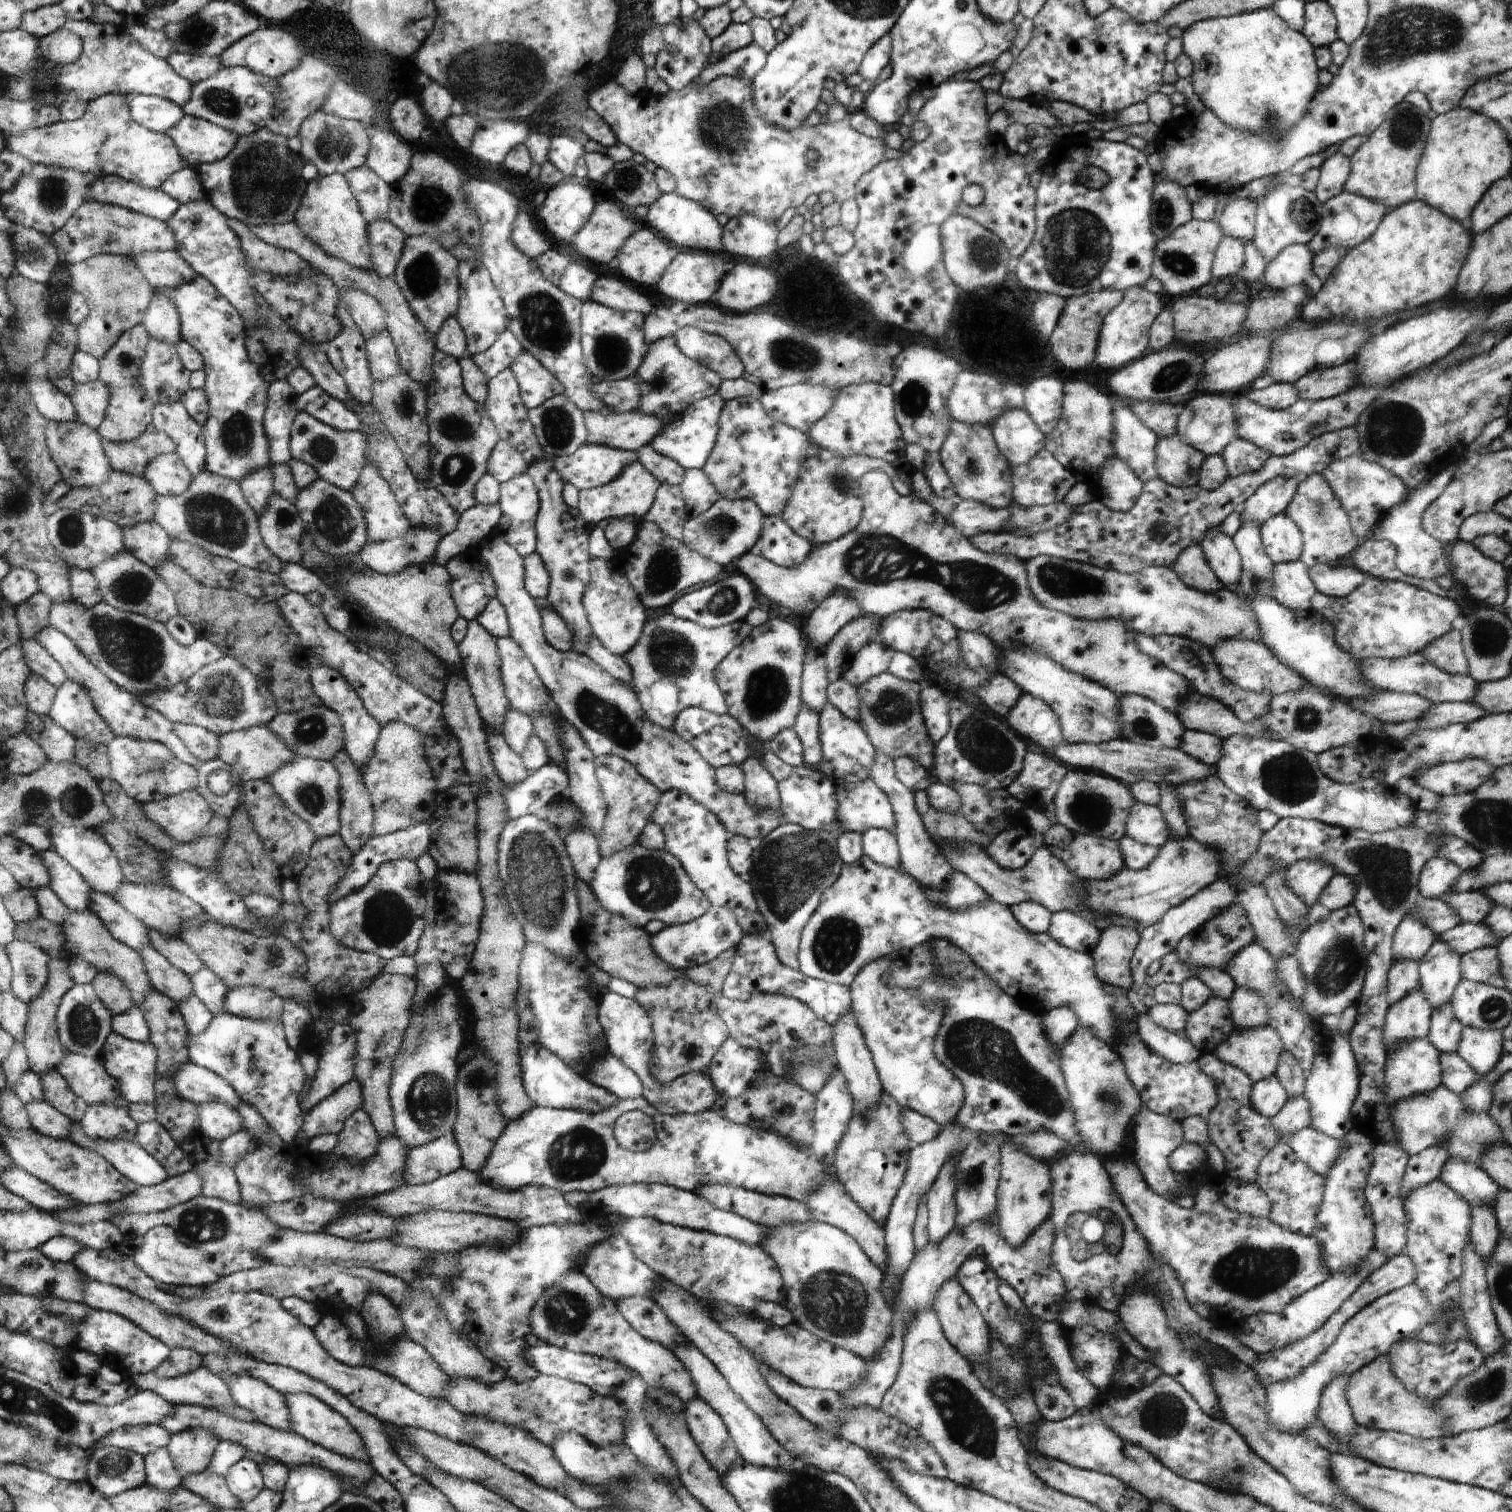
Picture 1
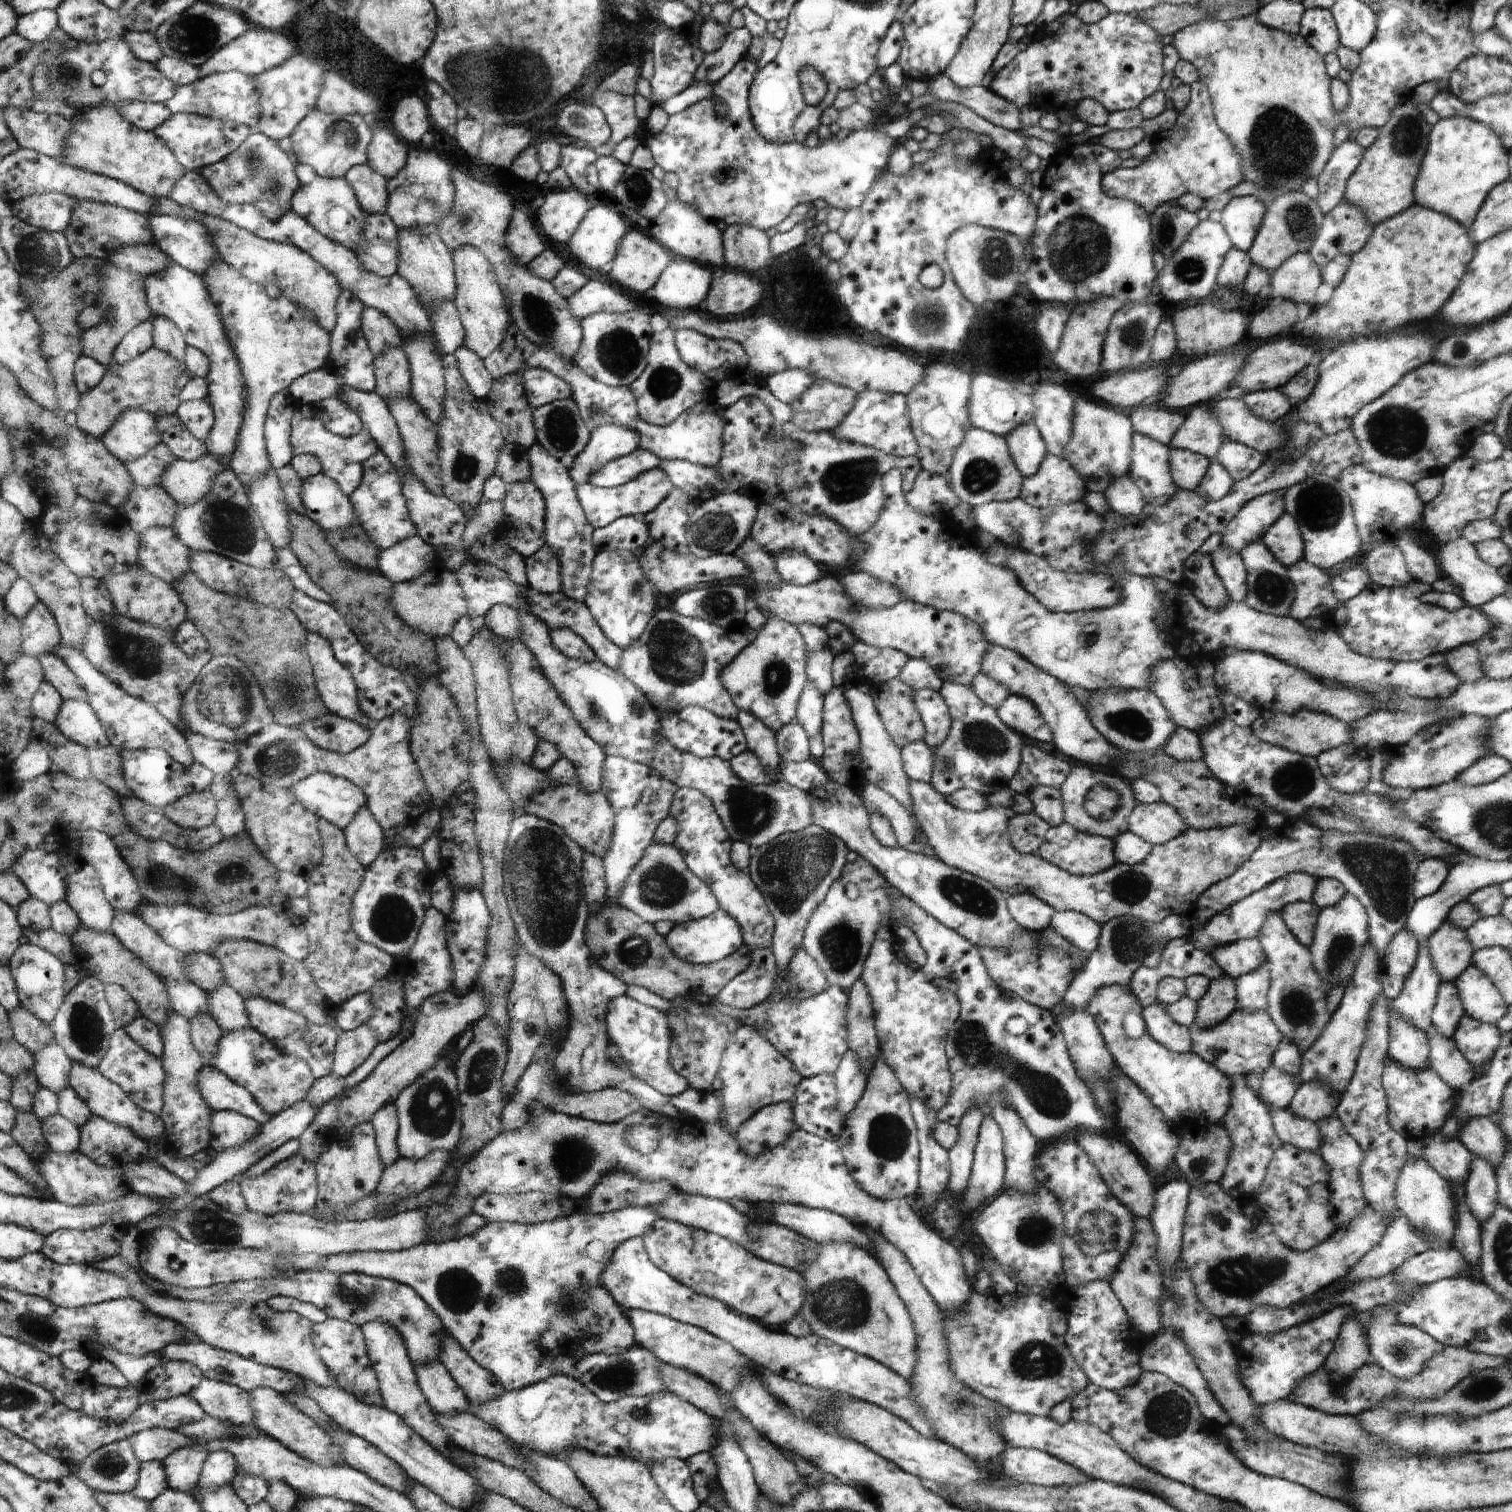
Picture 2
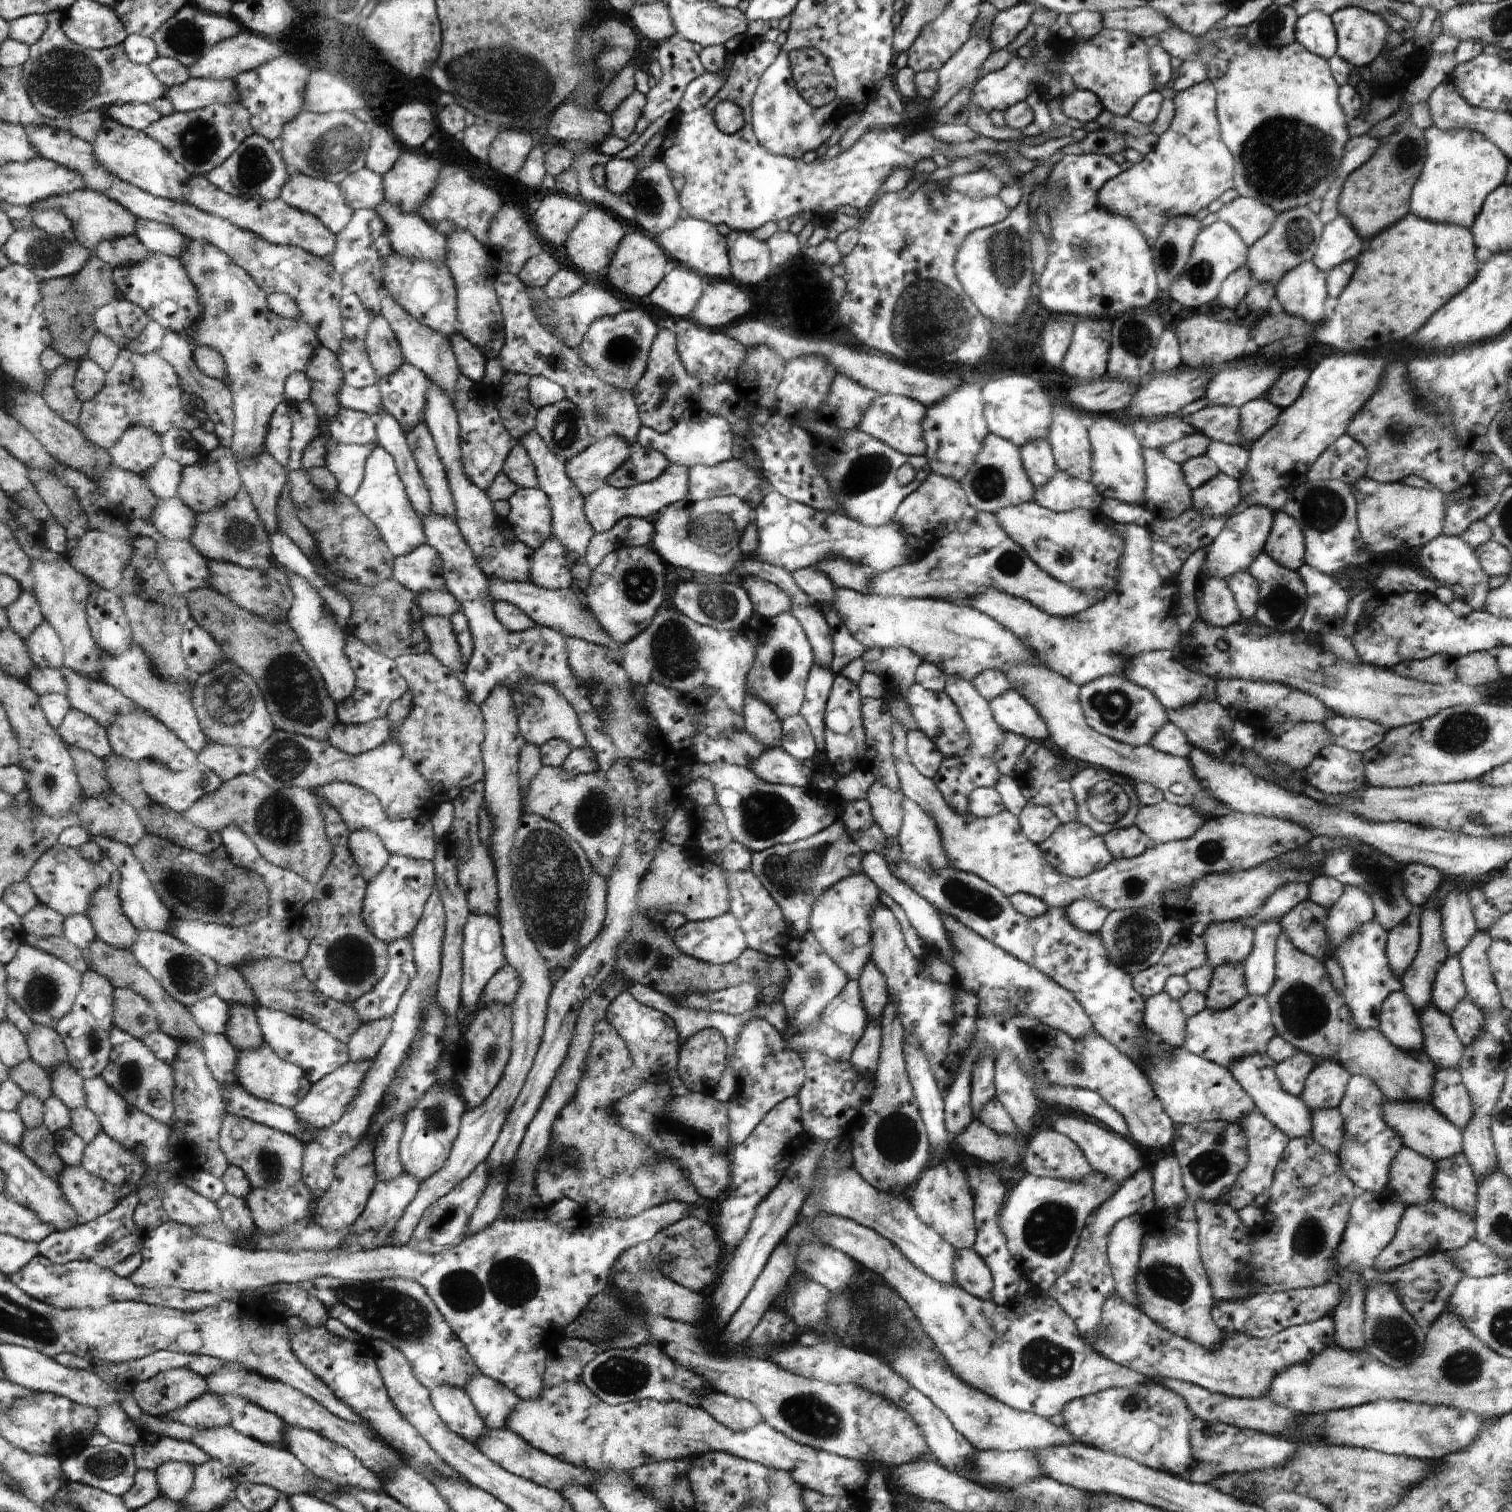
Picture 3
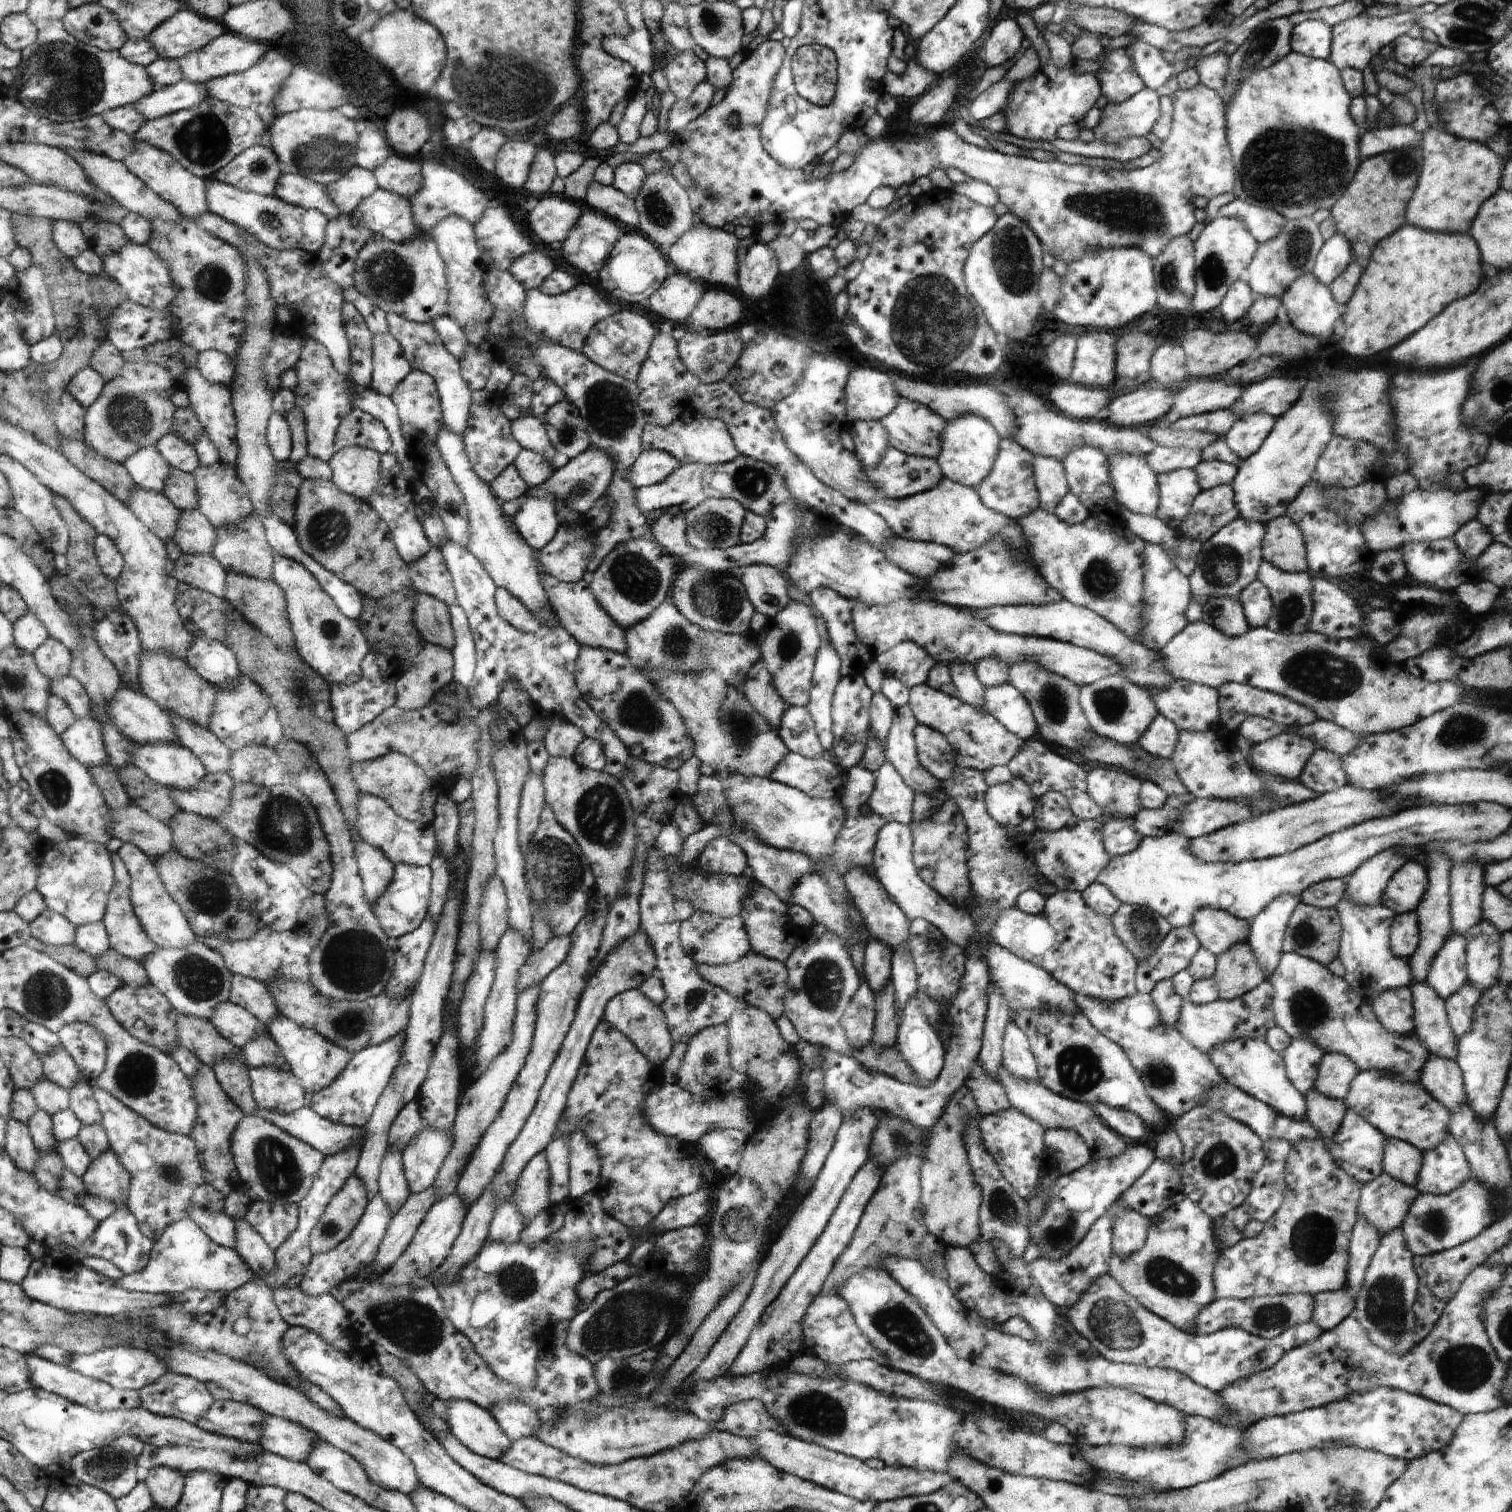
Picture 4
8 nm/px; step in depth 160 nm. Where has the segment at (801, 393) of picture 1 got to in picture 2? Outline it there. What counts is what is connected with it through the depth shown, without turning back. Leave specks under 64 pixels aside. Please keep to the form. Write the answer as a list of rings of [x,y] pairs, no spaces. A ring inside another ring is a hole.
[[[816,380],[798,401],[790,404],[795,412],[791,418],[803,431],[833,431],[853,410],[855,390],[835,382]]]

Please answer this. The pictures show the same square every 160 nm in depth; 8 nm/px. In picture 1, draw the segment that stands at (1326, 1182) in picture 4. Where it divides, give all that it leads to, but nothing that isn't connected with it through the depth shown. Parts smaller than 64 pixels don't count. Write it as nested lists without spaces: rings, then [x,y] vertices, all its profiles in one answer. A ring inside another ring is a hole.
[[[1281,1142],[1260,1160],[1255,1182],[1272,1202],[1269,1218],[1271,1222],[1300,1236],[1312,1235],[1314,1218],[1322,1205],[1325,1178],[1310,1170],[1298,1160],[1288,1144]]]

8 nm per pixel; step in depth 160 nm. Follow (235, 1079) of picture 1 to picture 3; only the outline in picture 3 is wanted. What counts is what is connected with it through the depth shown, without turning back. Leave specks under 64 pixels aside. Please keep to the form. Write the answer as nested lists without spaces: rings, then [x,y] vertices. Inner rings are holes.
[[[264,1044],[255,1051],[238,1051],[238,1083],[256,1098],[293,1109],[309,1094],[312,1083],[301,1067],[282,1059],[271,1047]]]

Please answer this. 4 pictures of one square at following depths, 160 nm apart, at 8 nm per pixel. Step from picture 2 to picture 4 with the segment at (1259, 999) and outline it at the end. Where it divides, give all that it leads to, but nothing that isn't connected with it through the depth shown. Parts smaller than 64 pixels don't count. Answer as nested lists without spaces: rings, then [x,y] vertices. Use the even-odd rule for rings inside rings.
[[[1300,893],[1279,894],[1250,921],[1247,941],[1267,978],[1277,967],[1283,953],[1283,936],[1288,921],[1300,901]]]

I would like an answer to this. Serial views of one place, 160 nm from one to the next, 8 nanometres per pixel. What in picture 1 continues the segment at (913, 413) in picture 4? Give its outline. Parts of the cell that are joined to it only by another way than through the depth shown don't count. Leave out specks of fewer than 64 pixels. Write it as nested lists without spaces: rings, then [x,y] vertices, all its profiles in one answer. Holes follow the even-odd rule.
[[[860,382],[837,391],[832,410],[806,434],[810,442],[818,442],[818,446],[844,458],[858,454],[885,459],[892,464],[900,464],[905,459],[906,443],[896,420],[896,395],[884,384]]]

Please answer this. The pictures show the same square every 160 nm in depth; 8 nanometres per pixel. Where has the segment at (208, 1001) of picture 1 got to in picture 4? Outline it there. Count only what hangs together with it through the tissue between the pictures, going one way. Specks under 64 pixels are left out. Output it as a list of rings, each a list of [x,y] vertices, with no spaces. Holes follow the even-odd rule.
[[[266,1035],[253,1039],[240,1050],[242,1060],[248,1067],[290,1070],[287,1060],[282,1056],[281,1048],[274,1042],[274,1039]]]

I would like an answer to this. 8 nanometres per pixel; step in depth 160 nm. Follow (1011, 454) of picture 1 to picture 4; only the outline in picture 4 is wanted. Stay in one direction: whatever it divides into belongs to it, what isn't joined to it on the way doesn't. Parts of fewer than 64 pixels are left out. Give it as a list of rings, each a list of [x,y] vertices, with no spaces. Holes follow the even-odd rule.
[[[1034,456],[1034,474],[1040,491],[1040,508],[1054,513],[1069,492],[1068,478],[1062,461],[1052,457]]]

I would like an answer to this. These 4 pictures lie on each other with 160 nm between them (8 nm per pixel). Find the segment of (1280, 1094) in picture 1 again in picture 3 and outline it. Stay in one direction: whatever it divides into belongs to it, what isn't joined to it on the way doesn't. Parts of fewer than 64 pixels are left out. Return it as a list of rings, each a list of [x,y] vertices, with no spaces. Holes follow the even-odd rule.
[[[1295,1049],[1290,1058],[1279,1062],[1275,1068],[1276,1076],[1282,1088],[1300,1097],[1305,1087],[1306,1077],[1318,1061],[1315,1055]]]

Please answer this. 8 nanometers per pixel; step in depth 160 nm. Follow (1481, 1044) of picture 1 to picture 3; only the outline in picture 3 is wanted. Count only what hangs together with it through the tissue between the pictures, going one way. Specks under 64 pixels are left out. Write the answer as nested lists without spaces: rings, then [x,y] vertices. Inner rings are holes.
[[[1468,995],[1456,1004],[1449,1017],[1454,1032],[1465,1048],[1480,1037],[1484,1024],[1483,1012],[1469,999]]]

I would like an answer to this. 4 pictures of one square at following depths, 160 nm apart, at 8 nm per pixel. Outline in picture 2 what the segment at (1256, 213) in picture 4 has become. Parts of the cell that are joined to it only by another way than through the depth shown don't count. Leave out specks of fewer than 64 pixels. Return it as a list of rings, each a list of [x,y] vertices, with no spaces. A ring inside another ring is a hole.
[[[1252,195],[1232,197],[1221,211],[1220,224],[1238,250],[1247,253],[1253,245],[1266,212],[1266,203]]]

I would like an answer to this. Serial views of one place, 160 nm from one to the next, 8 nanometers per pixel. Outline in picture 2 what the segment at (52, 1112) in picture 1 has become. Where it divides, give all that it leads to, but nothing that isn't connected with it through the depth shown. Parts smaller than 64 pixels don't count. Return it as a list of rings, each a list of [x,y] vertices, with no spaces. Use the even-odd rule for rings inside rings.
[[[57,1113],[42,1122],[44,1134],[52,1150],[59,1153],[75,1153],[81,1150],[83,1143],[81,1128],[69,1118]]]

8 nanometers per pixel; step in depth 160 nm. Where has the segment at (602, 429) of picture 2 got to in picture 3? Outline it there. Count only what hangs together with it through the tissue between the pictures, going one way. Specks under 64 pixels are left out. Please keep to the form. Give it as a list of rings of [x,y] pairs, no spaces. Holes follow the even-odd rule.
[[[624,439],[596,440],[586,452],[565,463],[570,480],[583,496],[601,489],[618,468],[630,458],[632,447]]]

